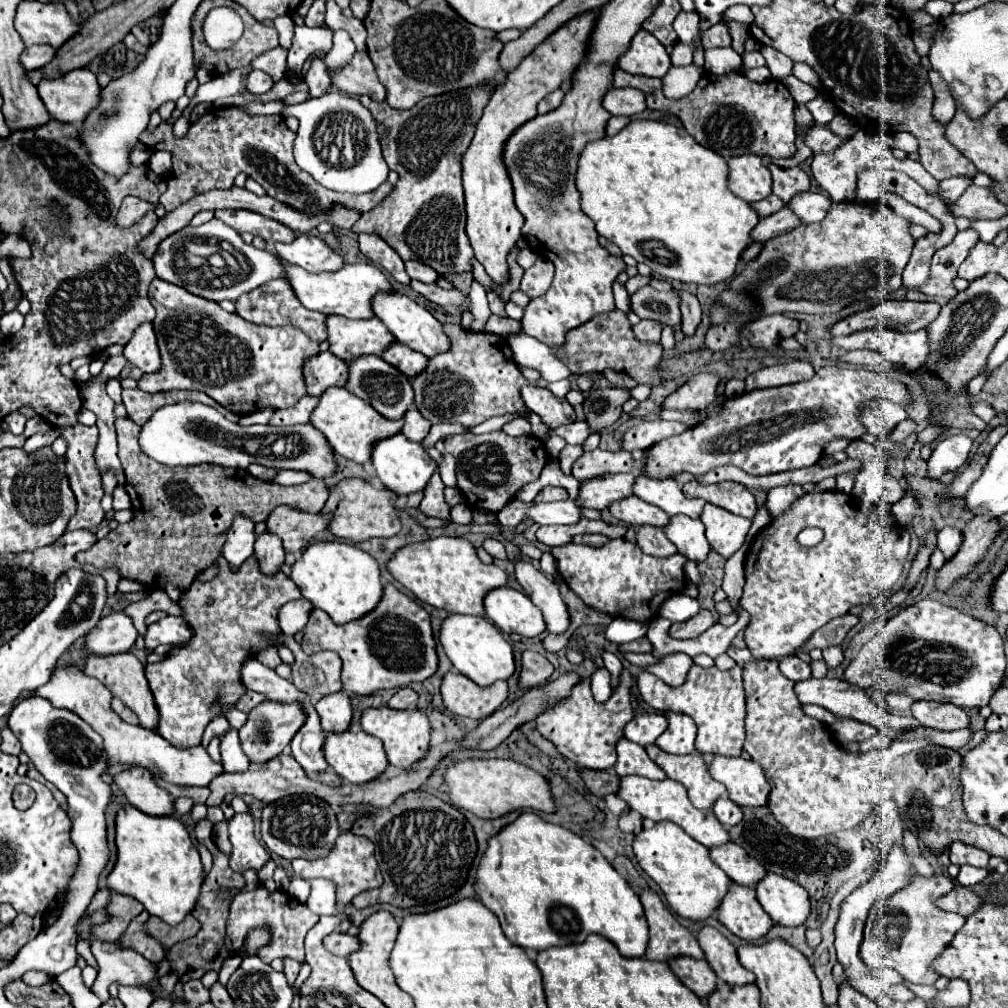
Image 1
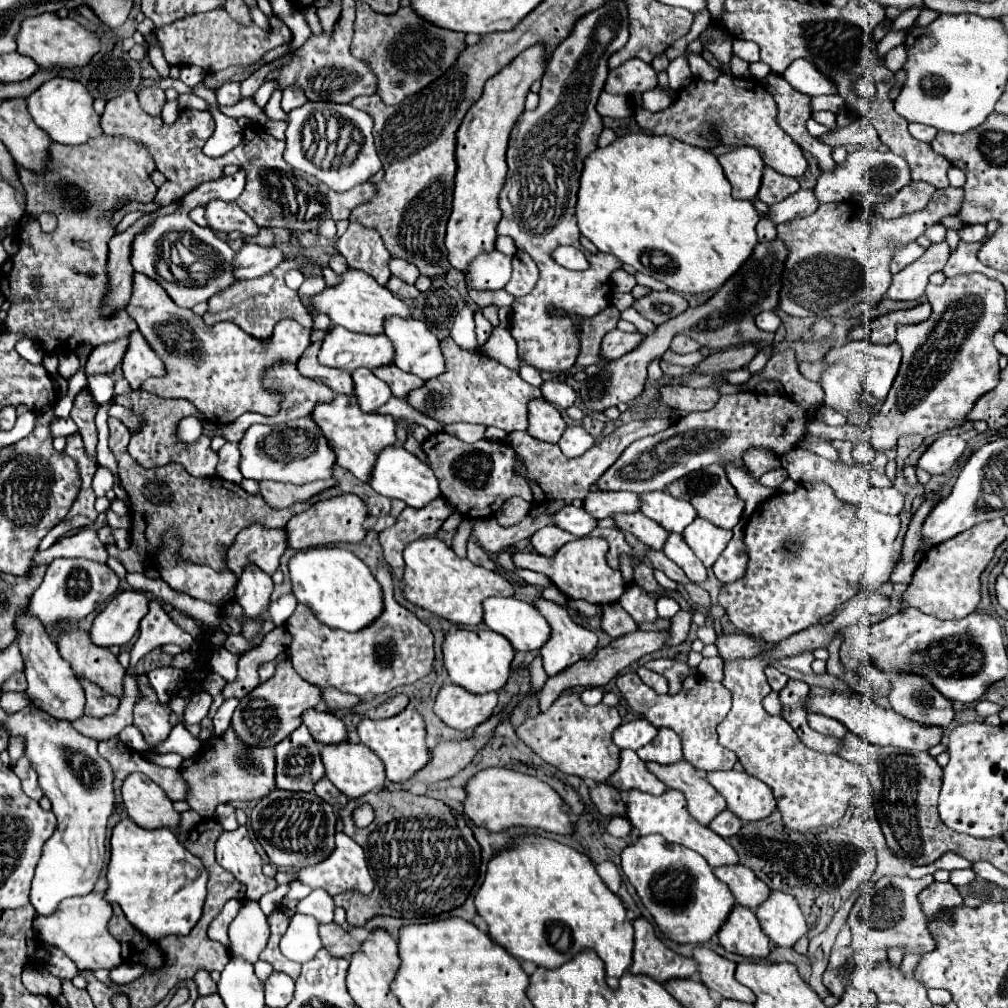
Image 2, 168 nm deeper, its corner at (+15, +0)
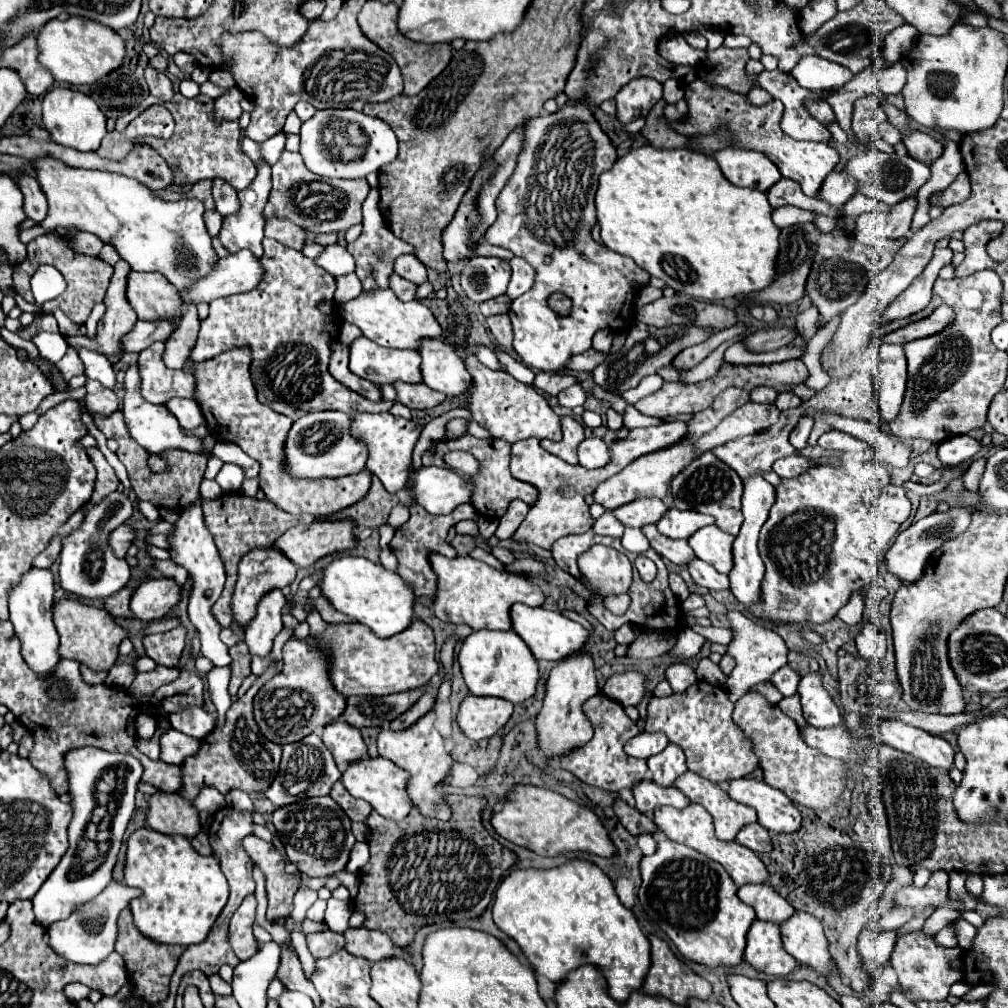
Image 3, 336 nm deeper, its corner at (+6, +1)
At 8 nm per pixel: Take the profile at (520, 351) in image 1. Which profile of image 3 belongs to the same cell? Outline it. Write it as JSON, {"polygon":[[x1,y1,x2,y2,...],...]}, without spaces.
{"polygon":[[576,388,576,390,562,390,558,392,558,402,566,408,576,408,576,406,582,406,586,400,584,396,584,390,582,388]]}

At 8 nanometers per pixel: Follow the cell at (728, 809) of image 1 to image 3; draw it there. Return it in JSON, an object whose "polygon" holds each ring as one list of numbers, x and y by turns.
{"polygon":[[758,822,742,826,736,834,736,842,740,842,742,846,754,850,754,852,768,852,772,850,770,844,770,832,766,828,762,828]]}

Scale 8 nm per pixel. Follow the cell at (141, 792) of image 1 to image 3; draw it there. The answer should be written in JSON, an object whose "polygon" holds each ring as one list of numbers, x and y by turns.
{"polygon":[[156,792,148,798,146,822,160,834,182,834,192,838,200,830,198,810,180,794,170,792]]}

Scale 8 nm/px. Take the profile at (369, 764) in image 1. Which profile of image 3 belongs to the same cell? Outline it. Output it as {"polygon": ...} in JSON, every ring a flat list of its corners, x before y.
{"polygon":[[382,756,350,762,340,778,340,782,346,786,346,790,354,798,366,800,380,816,384,816,388,820,402,820,410,812,412,800,406,794,406,780,408,780,406,770,398,768,394,762,390,762,388,758,382,758]]}

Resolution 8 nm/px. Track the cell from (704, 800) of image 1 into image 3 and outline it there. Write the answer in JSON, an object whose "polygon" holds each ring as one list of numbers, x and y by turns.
{"polygon":[[684,772,676,778,674,786,692,802,702,804,714,818,714,830,720,840,734,840,738,828,756,820,754,808,734,802,718,784,694,774]]}

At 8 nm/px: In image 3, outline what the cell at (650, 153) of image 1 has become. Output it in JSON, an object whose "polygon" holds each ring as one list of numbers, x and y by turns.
{"polygon":[[652,144,640,146,624,154,614,162,610,170,606,170,600,176,600,186,596,192,596,212,598,212,598,224,600,224,600,234,604,244,622,254,630,256,640,268,644,268,650,276,656,276,664,280,668,286,672,286,676,292,700,298,700,300,722,300,722,298,740,298,742,294,762,290,774,280,774,254,778,254,778,234,780,228,774,226,772,222,772,208,768,206,766,194,758,190,746,190,746,188,734,188,730,182,726,182,726,176,722,176,722,170,718,162,714,162,712,156,706,156,702,152,690,152,686,148,674,150,674,148,656,148]]}

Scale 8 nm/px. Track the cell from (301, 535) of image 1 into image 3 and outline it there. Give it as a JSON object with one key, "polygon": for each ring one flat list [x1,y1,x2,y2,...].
{"polygon":[[276,546,248,550,246,556,238,564,238,582,236,582,236,590,234,590,234,598,232,598,234,620,240,626,246,626,246,622,254,616,258,598,262,598,262,594,266,594,272,588,284,588,286,584,292,584,296,570,298,570,296,564,290,562,286,556,282,556,282,552]]}

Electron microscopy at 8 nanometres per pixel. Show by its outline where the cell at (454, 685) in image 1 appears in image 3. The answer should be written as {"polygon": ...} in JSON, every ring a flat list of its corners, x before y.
{"polygon":[[468,694,458,710,460,730,472,738,482,740,494,736,512,716,512,702,494,696,472,696]]}

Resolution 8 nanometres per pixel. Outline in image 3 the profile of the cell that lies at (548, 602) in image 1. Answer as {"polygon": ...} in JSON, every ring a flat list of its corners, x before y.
{"polygon":[[576,650,570,656,562,658,550,672,548,684,546,684,546,696,544,706,540,714,536,716,536,734,542,748,542,756,552,762,554,758,562,756,566,750,572,750,574,746,586,744,586,740,592,738,592,726,588,718,582,714,582,702,584,698,590,698,598,694,596,688,596,674,594,674,594,662,592,654,588,650]]}

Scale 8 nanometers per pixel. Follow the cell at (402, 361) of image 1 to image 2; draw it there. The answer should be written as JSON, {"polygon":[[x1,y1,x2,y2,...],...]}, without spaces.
{"polygon":[[389,365,389,367,377,367,373,371,379,379,383,379,389,387,391,387,391,393,393,397,399,397,399,399,407,399,407,395,417,389,417,387,423,387,423,379,419,379,417,375,409,375,405,371,401,371,399,367,395,365]]}

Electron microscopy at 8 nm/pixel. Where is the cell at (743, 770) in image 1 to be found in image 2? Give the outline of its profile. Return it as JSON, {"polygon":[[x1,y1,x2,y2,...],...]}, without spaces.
{"polygon":[[711,771,707,781,727,799,729,811,747,823,767,819,777,809,773,791,745,771]]}

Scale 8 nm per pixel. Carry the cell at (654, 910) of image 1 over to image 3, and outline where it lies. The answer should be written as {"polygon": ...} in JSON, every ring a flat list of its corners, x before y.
{"polygon":[[648,934,648,940,652,946,652,966,642,984,644,994,658,994,682,1006,692,996,702,1000,712,996,712,984,698,976,686,962,678,960,662,938]]}

